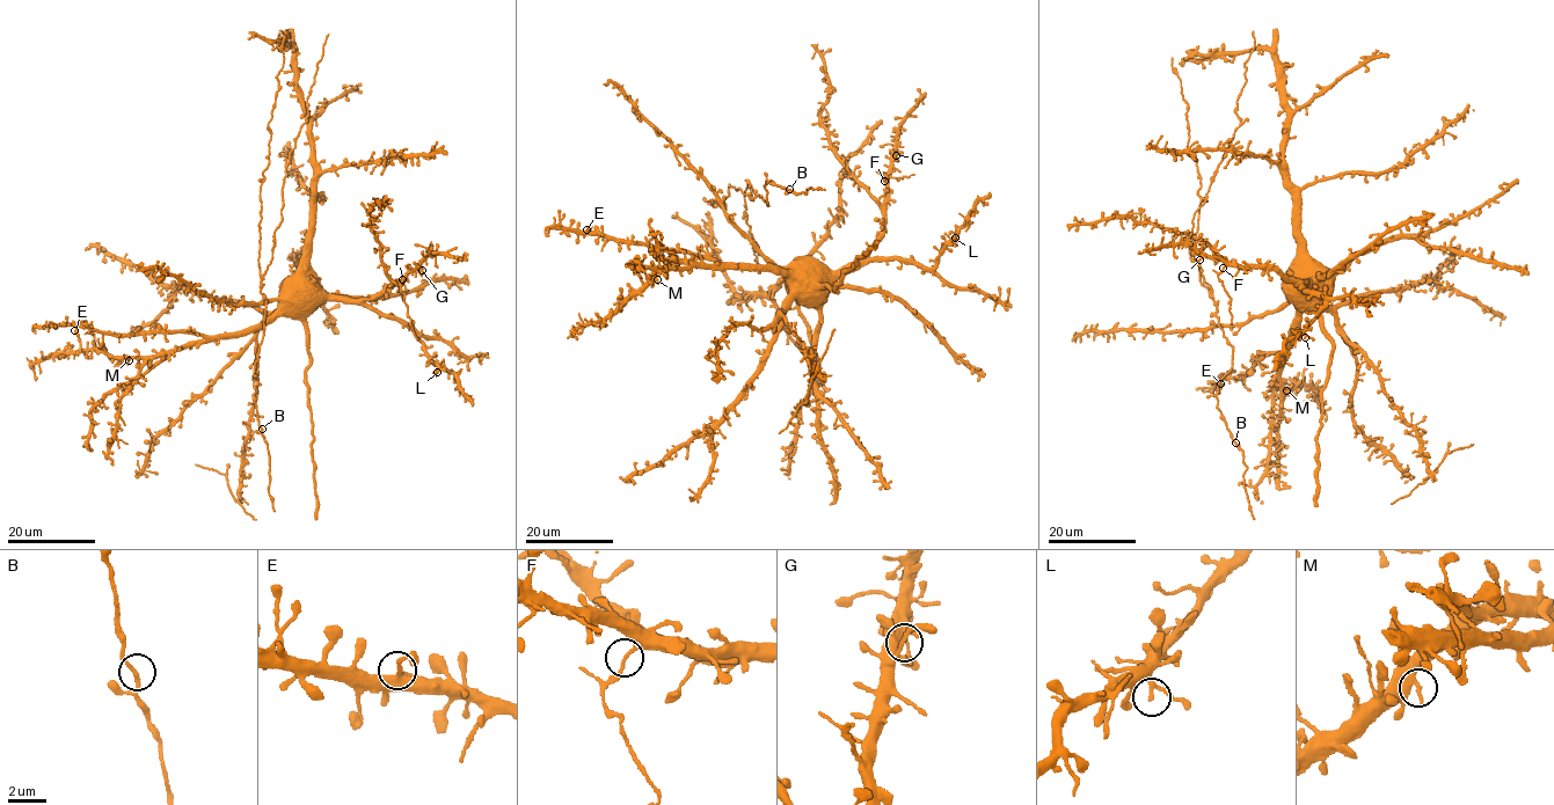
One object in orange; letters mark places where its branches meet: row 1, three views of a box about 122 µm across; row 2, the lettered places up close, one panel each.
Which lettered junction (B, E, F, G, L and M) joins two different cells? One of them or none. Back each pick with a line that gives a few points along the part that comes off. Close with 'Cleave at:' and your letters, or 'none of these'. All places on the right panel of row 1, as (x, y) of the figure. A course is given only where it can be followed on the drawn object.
F: (1223, 268), (1218, 279), (1230, 299), (1231, 323)
Cleave at: F

